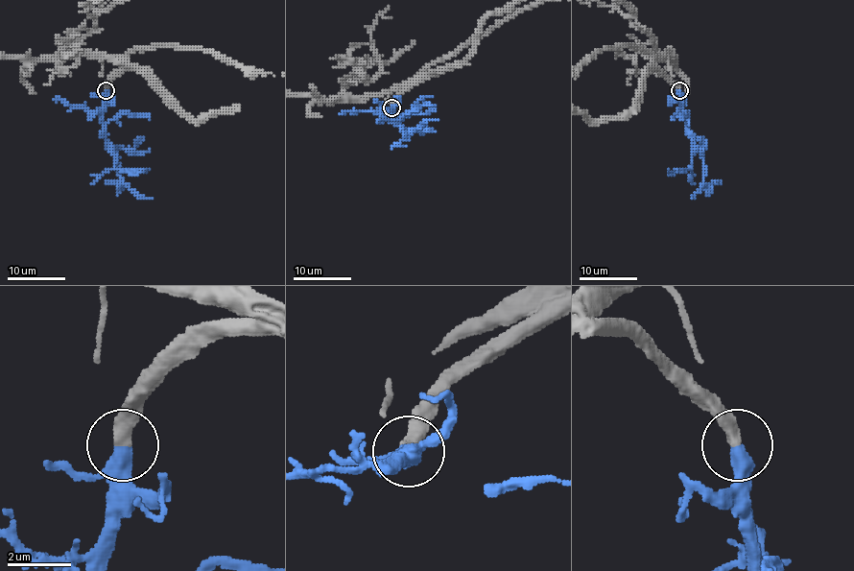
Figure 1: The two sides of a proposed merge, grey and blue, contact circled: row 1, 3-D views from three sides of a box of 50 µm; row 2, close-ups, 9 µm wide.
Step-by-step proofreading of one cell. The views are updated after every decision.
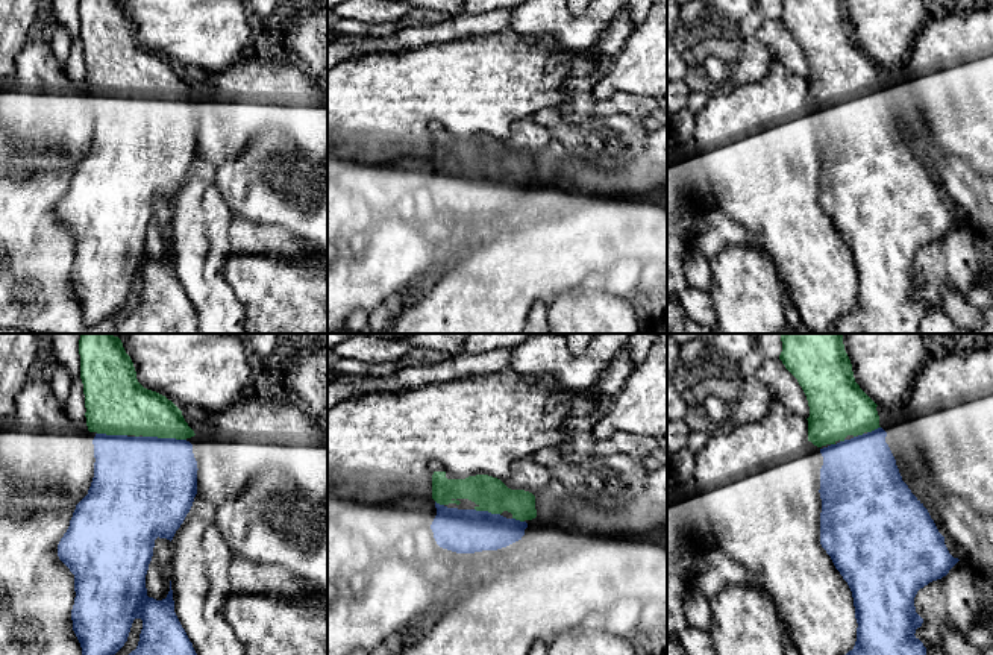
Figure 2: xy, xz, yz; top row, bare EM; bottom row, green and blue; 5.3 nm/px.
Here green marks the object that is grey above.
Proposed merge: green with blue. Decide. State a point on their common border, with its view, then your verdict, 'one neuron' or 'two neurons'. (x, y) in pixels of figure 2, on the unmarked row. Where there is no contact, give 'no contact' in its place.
xy (164, 97) | one neuron

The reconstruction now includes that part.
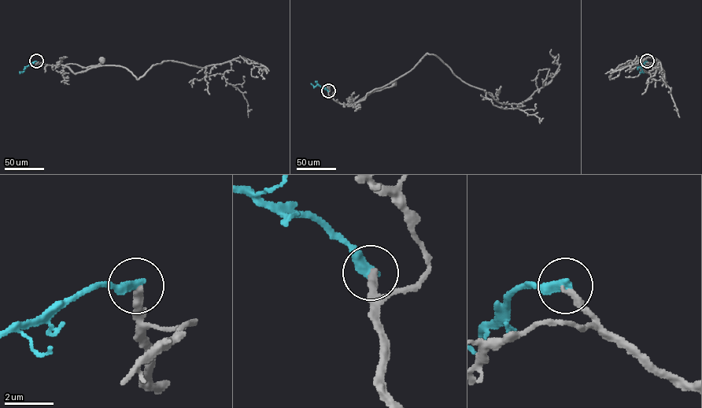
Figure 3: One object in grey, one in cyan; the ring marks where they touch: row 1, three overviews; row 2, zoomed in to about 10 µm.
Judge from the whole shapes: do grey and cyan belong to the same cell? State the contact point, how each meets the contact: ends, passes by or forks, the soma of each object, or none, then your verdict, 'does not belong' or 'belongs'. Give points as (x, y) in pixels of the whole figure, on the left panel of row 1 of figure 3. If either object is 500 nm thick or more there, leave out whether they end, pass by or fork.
place (36, 61); grey ends; cyan ends; soma grey (102, 61); soma cyan none; does not belong

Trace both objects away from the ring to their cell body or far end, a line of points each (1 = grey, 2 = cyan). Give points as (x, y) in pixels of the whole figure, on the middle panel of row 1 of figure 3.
1: (328, 90), (334, 100), (352, 104), (394, 83)
2: (328, 90), (311, 83)

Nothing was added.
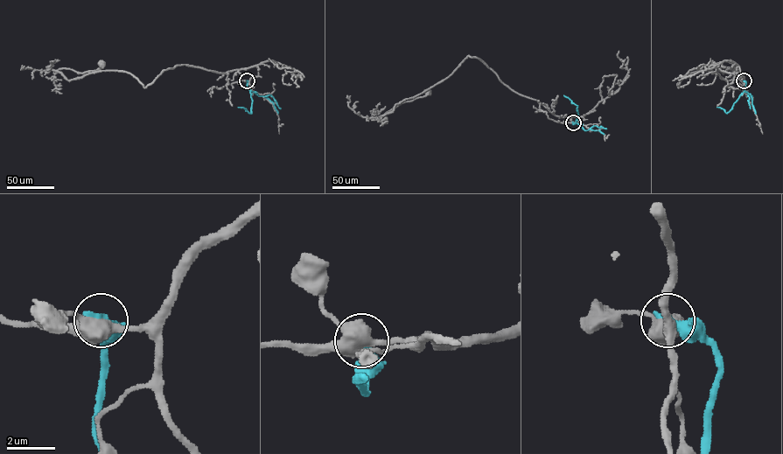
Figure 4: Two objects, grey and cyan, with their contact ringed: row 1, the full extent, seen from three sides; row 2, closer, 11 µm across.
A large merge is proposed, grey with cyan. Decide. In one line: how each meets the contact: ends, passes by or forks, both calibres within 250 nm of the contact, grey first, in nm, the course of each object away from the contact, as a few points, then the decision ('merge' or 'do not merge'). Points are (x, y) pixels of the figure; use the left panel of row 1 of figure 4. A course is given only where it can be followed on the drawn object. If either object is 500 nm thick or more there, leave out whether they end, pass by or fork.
550 nm thick on the grey side, 480 nm on the other; grey runs (247, 80), (255, 66), (177, 65), (145, 87), (122, 71), (68, 80), (58, 70), (102, 65); cyan runs (247, 80), (252, 101), (252, 113), (238, 107); do not merge

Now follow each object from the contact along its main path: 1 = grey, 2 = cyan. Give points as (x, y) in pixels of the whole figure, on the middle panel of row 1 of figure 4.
1: (573, 122), (584, 120), (555, 115), (470, 56), (449, 76), (383, 115), (428, 92)
2: (573, 122), (576, 122), (577, 106), (563, 95)

